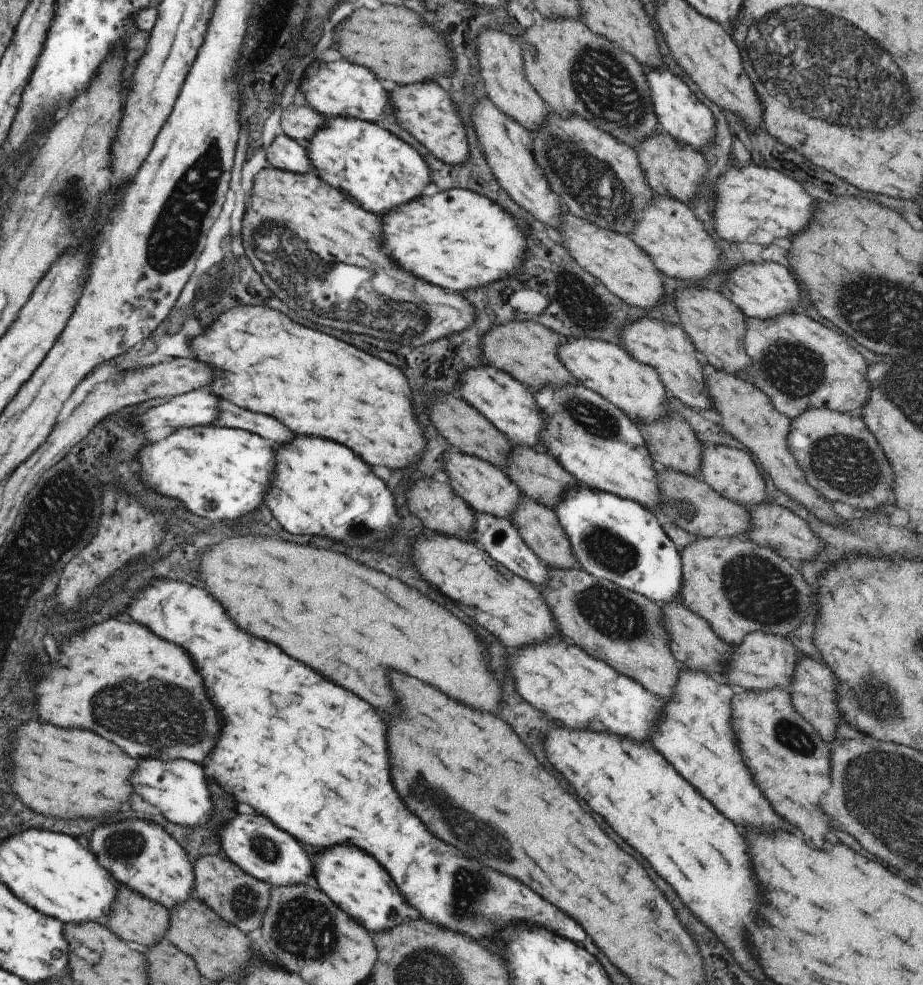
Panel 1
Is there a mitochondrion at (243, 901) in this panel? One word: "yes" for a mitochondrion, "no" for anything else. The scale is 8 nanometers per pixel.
yes

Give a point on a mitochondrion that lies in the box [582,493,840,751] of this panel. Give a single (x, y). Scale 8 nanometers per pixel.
(759, 591)

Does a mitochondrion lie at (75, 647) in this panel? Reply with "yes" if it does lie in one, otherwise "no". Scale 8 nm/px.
no

